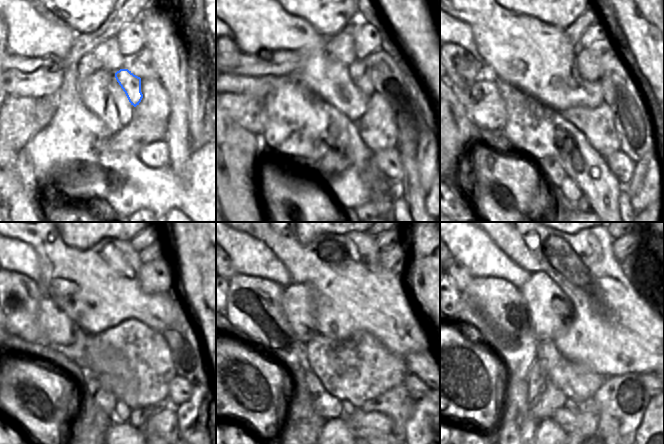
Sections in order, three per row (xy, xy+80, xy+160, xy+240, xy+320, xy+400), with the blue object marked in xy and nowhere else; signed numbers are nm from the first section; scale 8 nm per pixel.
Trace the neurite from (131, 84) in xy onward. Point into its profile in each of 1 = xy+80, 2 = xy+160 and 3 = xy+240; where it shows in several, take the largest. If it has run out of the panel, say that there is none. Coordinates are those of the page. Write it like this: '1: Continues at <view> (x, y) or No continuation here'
1: Continues at xy+80 (360, 73)
2: Continues at xy+160 (589, 61)
3: Continues at xy+240 (158, 274)

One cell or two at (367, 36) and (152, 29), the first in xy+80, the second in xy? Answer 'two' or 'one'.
two

